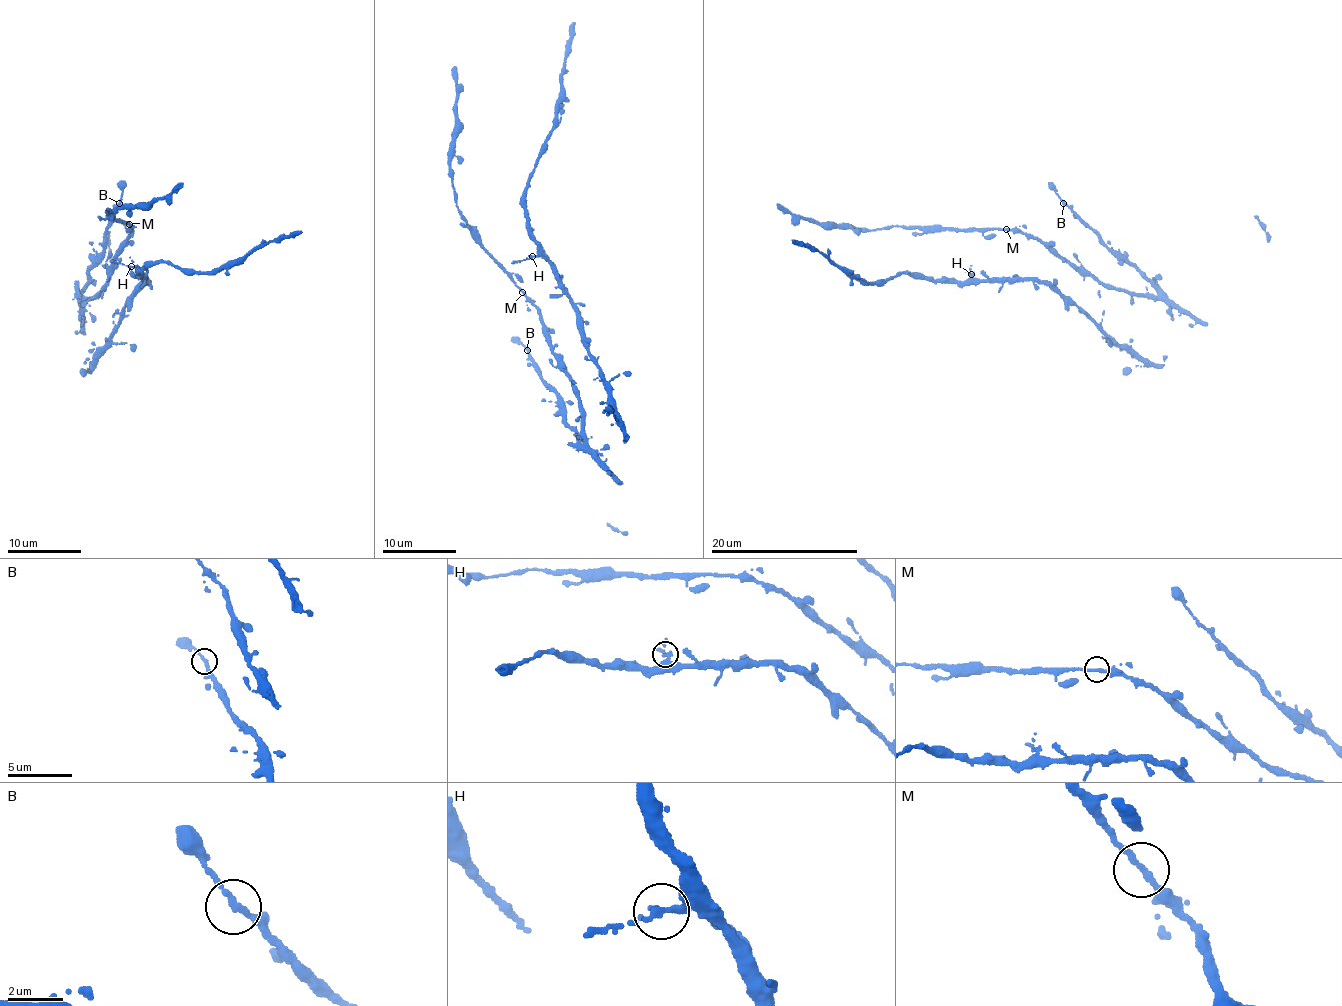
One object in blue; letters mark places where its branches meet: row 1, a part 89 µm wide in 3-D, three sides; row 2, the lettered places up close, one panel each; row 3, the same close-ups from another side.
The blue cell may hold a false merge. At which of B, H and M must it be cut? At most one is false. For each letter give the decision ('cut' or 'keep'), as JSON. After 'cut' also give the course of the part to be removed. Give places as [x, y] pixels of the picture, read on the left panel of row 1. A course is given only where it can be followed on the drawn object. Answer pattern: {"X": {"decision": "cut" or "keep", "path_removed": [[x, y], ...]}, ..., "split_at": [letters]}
{"B": {"decision": "keep"}, "H": {"decision": "keep"}, "M": {"decision": "keep"}, "split_at": []}

